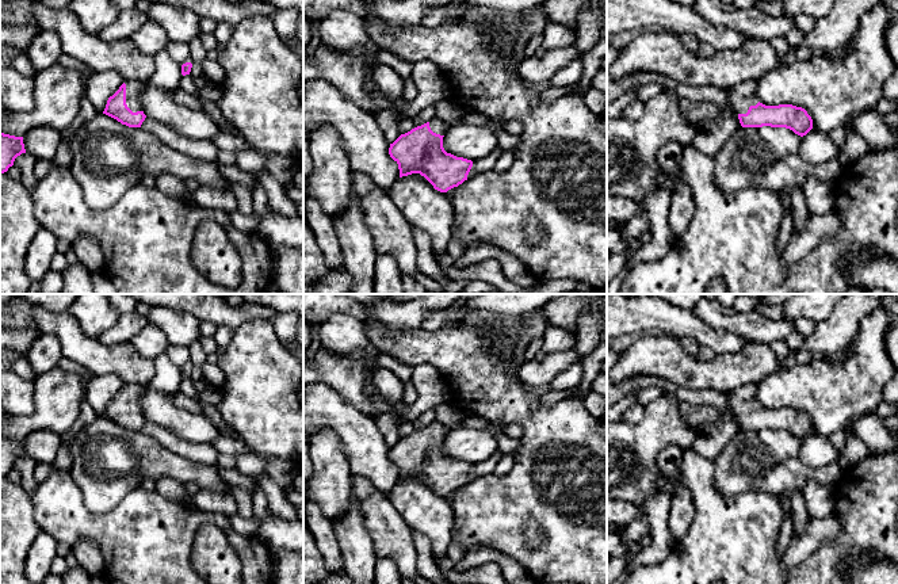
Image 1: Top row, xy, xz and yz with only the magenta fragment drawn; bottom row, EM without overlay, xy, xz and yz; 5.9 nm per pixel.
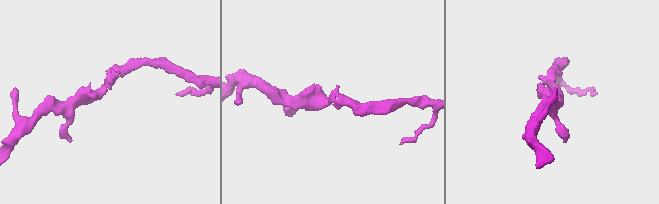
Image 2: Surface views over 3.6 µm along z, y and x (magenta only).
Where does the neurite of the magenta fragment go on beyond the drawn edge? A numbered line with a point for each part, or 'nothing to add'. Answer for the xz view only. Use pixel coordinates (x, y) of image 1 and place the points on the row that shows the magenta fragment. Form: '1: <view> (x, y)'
1: xz (436, 125)

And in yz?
1: yz (741, 96)

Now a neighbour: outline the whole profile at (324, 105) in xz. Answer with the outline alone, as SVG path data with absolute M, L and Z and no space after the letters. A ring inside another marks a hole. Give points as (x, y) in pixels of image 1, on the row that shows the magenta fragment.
M303 83L303 126L307 130L333 129L343 140L351 168L367 173L383 191L398 180L398 164L389 154L390 144L375 115L352 103L330 83Z

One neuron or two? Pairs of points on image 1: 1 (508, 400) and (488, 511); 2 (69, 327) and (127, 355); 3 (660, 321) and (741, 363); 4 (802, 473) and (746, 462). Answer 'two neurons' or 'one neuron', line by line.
1: one neuron
2: one neuron
3: two neurons
4: one neuron

